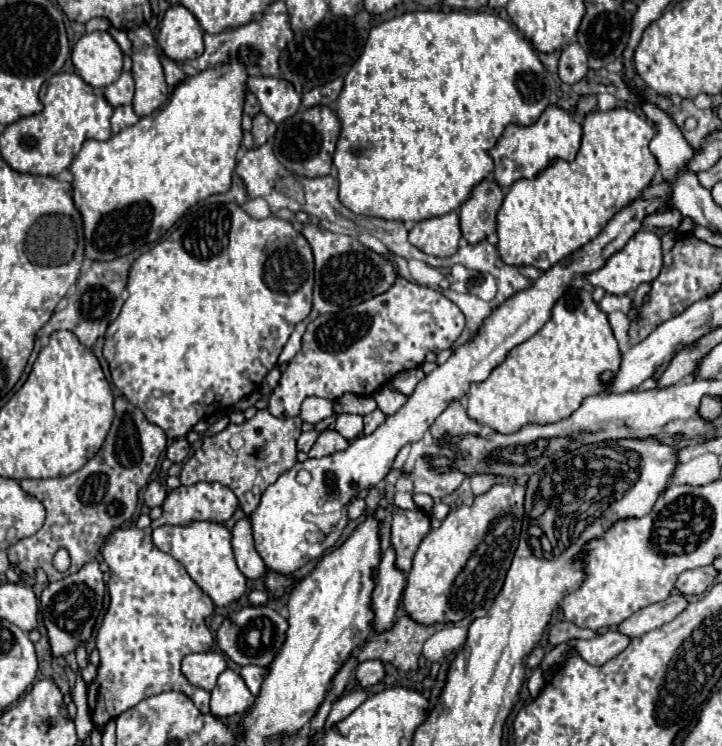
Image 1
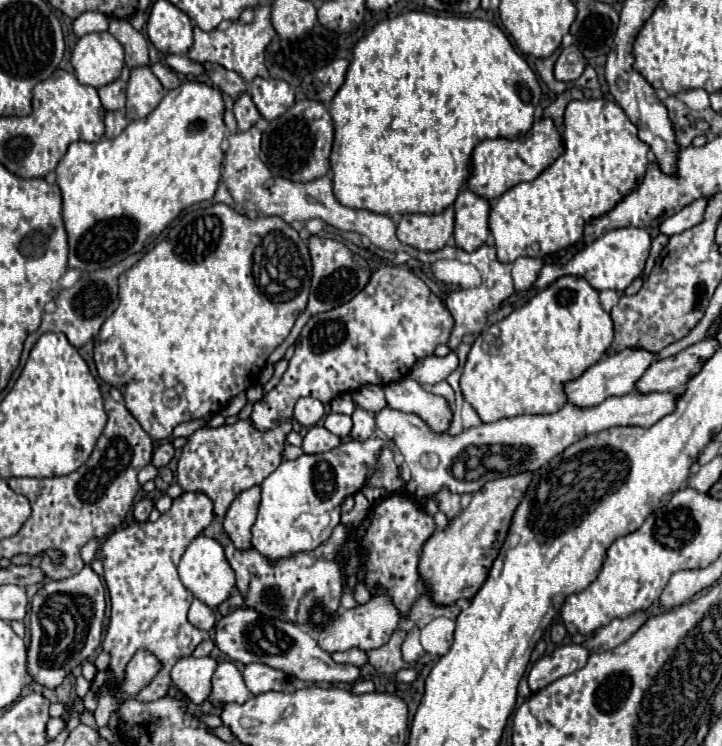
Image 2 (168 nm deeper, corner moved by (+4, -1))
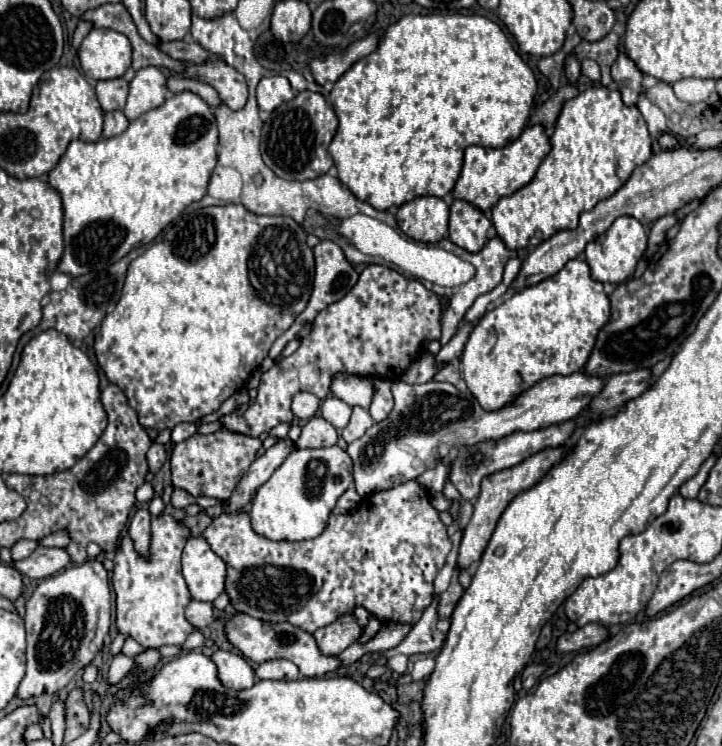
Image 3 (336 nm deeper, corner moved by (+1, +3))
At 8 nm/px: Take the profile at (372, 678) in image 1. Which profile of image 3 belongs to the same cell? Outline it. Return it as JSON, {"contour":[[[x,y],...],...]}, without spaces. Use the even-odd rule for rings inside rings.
{"contour":[[[237,612],[225,622],[225,636],[245,658],[257,664],[275,660],[275,658],[285,658],[285,660],[291,660],[305,678],[319,678],[341,668],[341,660],[337,656],[323,656],[313,634],[287,622],[263,622],[253,616]]]}

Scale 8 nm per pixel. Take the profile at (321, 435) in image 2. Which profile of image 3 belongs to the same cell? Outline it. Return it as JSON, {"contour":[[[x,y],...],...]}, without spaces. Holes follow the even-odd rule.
{"contour":[[[317,414],[311,420],[307,420],[307,424],[303,426],[303,432],[301,432],[299,440],[297,440],[297,448],[335,446],[337,440],[339,440],[339,434],[333,428],[333,424],[329,424],[325,418],[321,418]]]}

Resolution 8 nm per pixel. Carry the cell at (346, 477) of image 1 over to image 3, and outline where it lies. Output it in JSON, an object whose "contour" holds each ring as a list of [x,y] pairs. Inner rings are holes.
{"contour":[[[295,448],[271,478],[257,490],[249,508],[253,530],[267,540],[311,540],[325,528],[341,494],[353,486],[351,456],[339,448]]]}

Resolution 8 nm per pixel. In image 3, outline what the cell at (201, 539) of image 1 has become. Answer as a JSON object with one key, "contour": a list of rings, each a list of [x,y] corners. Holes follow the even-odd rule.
{"contour":[[[189,538],[187,546],[183,550],[183,576],[191,590],[193,600],[213,602],[223,590],[225,590],[225,578],[227,578],[227,564],[223,558],[219,558],[207,544],[205,538]]]}

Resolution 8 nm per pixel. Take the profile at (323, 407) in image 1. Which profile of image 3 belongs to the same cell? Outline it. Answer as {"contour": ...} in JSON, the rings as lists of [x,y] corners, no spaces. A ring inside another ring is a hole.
{"contour":[[[299,392],[299,394],[295,394],[295,398],[293,398],[291,410],[293,410],[293,414],[295,414],[297,418],[309,420],[309,418],[313,418],[313,416],[317,414],[319,404],[321,404],[321,400],[319,400],[315,394]]]}

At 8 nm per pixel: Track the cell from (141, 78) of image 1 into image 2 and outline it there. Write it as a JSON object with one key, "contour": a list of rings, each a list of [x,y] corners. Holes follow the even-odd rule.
{"contour":[[[150,66],[134,68],[128,80],[128,90],[126,90],[128,102],[126,102],[126,116],[128,120],[140,120],[148,116],[156,104],[164,98],[164,88],[160,80],[152,74]]]}

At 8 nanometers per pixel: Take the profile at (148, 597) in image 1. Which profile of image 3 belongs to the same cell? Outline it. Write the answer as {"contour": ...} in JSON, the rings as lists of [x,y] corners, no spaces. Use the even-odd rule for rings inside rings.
{"contour":[[[159,514],[151,526],[149,554],[141,556],[129,546],[127,536],[121,538],[113,558],[113,590],[117,596],[117,632],[137,640],[143,646],[161,648],[165,644],[181,646],[195,626],[187,622],[185,608],[191,602],[191,592],[181,574],[181,552],[191,530],[171,514]]]}

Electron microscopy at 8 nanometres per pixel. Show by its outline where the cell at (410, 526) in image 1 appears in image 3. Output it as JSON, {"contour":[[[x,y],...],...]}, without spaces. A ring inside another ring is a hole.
{"contour":[[[415,480],[377,492],[377,498],[371,496],[363,502],[359,512],[347,516],[331,514],[325,532],[303,542],[273,542],[255,534],[247,512],[217,516],[203,532],[203,538],[209,542],[211,550],[227,562],[225,592],[235,610],[267,622],[289,622],[311,634],[331,624],[341,614],[353,612],[357,604],[365,606],[381,622],[415,624],[431,604],[433,580],[451,552],[447,528],[439,520],[439,512],[431,506],[427,492],[423,492]]]}

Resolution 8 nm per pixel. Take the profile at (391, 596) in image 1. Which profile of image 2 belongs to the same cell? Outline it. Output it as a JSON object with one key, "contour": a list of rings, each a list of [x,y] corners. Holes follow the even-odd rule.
{"contour":[[[378,592],[364,606],[356,606],[354,610],[342,610],[340,608],[336,612],[334,620],[322,628],[322,632],[318,636],[318,644],[328,654],[344,652],[344,650],[350,650],[350,648],[360,648],[360,650],[368,652],[368,650],[384,646],[388,642],[388,638],[392,636],[392,632],[398,628],[398,622],[400,622],[400,614],[394,608],[394,604],[390,602],[390,598],[384,592]]]}

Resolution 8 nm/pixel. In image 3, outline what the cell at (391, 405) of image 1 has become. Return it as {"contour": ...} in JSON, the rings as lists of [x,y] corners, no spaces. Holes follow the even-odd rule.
{"contour":[[[339,374],[339,376],[335,376],[335,380],[331,384],[331,392],[339,400],[347,402],[349,406],[369,408],[371,400],[373,400],[373,394],[375,394],[375,386],[369,378]]]}

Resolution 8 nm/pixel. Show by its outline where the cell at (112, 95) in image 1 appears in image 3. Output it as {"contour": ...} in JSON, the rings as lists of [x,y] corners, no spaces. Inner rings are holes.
{"contour":[[[123,78],[97,82],[95,90],[97,90],[97,98],[101,102],[101,108],[105,112],[121,110],[125,106],[125,100],[127,100],[127,88],[129,88],[129,84]]]}

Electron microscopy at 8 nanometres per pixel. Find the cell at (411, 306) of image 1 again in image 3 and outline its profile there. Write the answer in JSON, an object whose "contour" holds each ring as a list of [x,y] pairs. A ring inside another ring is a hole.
{"contour":[[[371,264],[361,272],[347,296],[319,312],[299,348],[289,358],[275,362],[275,366],[261,376],[259,394],[247,404],[245,412],[223,416],[221,422],[233,432],[261,436],[293,418],[291,400],[297,392],[311,392],[323,400],[331,394],[331,380],[339,372],[399,380],[421,354],[423,344],[439,338],[441,302],[437,294],[427,290],[419,280],[407,278],[397,270]]]}

